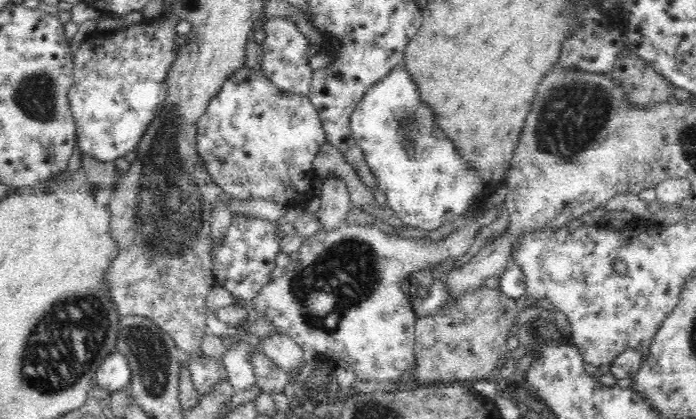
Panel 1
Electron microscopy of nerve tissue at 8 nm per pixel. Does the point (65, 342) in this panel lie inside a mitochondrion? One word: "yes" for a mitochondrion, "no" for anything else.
yes

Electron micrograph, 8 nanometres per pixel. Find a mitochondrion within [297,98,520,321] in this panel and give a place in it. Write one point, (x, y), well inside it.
(409, 121)

